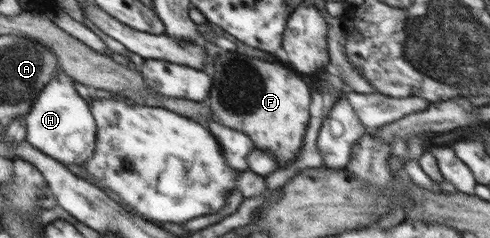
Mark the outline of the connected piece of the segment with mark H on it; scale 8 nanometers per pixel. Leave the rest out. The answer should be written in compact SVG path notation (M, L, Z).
M62 71L52 76L34 100L25 126L25 140L60 163L83 167L94 153L97 129L90 104L82 99L74 88L74 81Z

